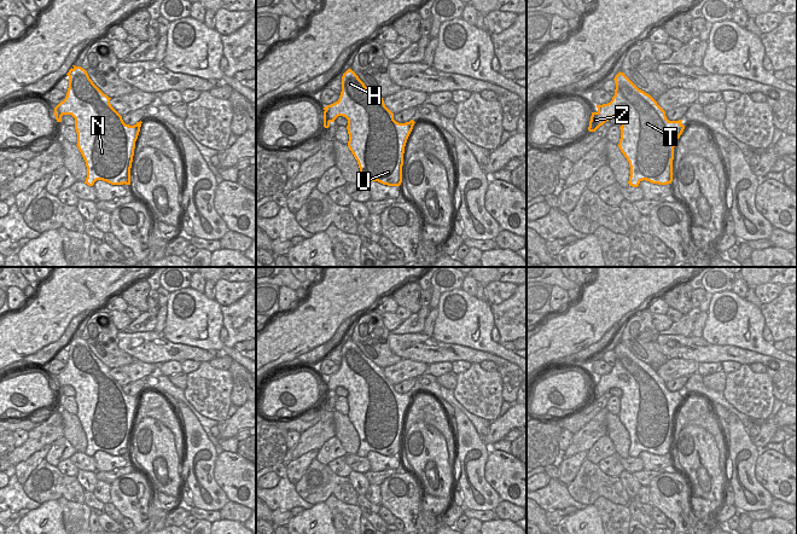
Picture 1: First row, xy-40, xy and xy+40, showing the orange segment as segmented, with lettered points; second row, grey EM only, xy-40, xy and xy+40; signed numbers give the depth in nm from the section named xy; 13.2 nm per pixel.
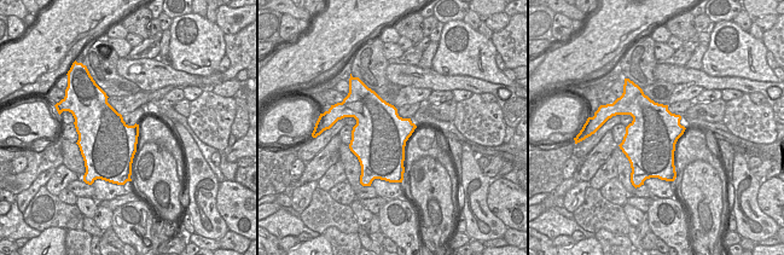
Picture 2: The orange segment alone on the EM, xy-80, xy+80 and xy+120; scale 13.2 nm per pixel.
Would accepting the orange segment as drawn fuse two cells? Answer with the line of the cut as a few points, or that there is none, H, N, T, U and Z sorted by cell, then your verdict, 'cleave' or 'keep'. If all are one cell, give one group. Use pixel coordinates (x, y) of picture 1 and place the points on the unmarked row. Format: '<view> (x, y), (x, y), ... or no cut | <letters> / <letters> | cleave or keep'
no cut | H N T U Z | keep

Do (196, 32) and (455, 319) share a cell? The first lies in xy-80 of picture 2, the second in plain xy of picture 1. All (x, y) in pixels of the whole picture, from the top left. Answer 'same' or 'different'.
same

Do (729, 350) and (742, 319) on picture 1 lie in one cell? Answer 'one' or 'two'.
two

